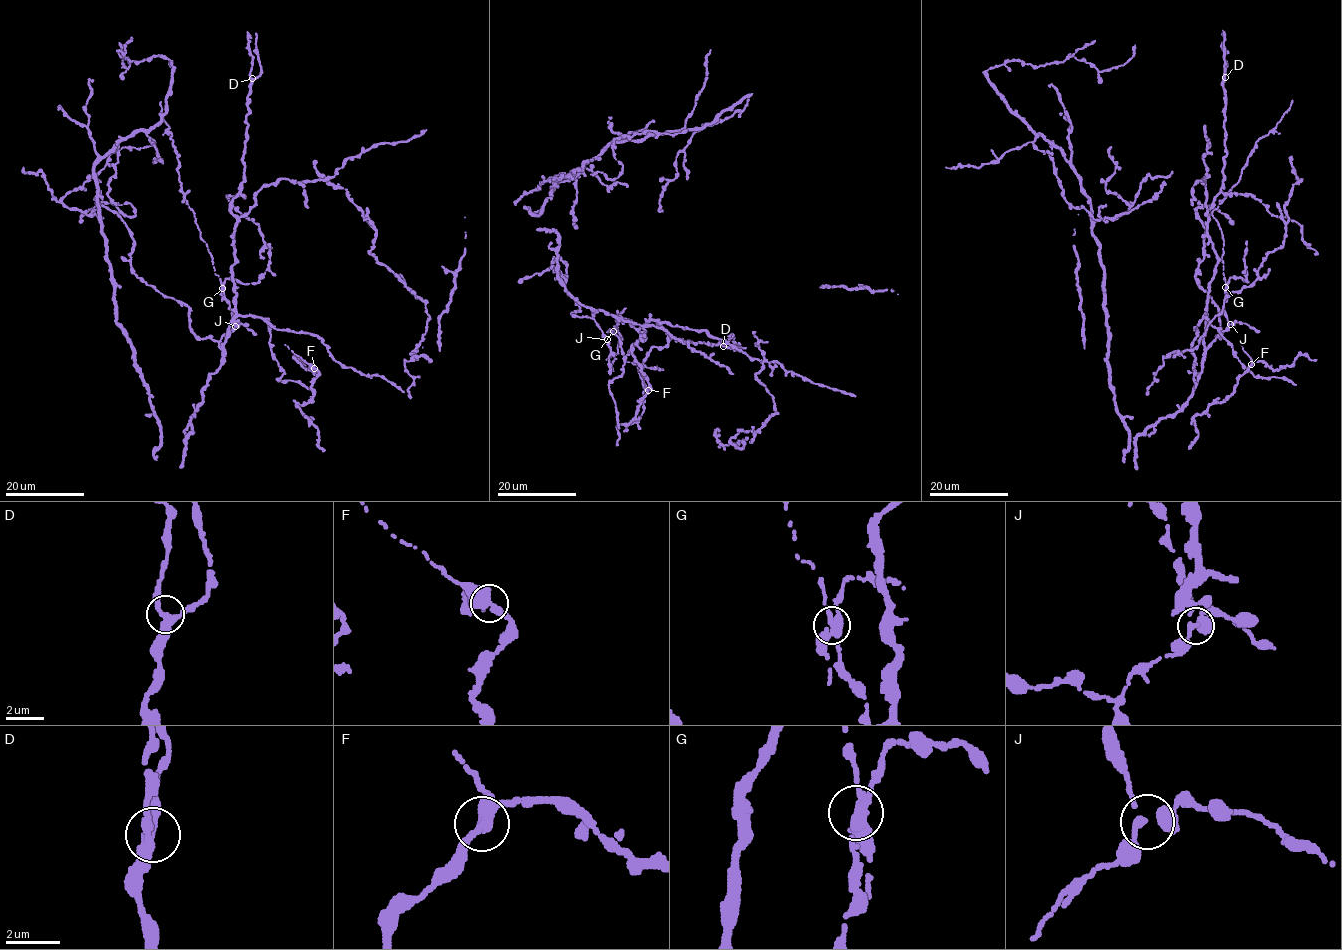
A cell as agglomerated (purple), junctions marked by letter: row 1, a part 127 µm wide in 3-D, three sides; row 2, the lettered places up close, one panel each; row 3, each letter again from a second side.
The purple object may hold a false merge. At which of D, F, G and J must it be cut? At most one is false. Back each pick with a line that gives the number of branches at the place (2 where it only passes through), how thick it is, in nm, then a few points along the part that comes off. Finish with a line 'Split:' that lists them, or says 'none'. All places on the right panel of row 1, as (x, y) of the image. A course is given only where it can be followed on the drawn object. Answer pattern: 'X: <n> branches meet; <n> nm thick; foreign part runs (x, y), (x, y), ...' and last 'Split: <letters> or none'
G: 4 branches meet; 360 nm thick; foreign part runs (1225, 287), (1221, 257), (1224, 241), (1218, 222), (1211, 213), (1239, 180), (1256, 142), (1276, 127), (1292, 100)
Split: G

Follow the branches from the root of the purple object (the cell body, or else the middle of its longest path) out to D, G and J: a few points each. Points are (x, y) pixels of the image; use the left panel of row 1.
D: (187, 437), (203, 386), (221, 364), (235, 314), (236, 216), (231, 203), (244, 179), (252, 78)
G: (187, 437), (191, 417), (202, 400), (203, 386), (221, 364), (221, 336), (234, 328), (233, 313), (222, 288)
J: (187, 437), (192, 428), (191, 417), (202, 400), (203, 386), (208, 375), (221, 364), (221, 336), (235, 326)

